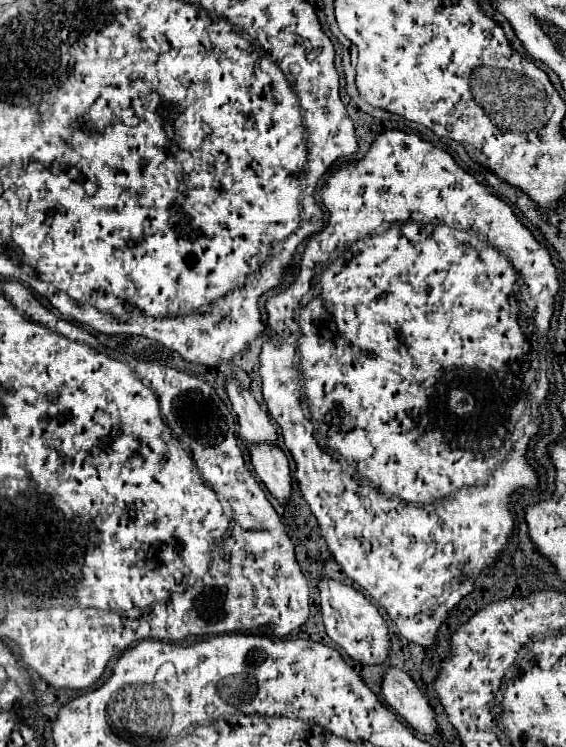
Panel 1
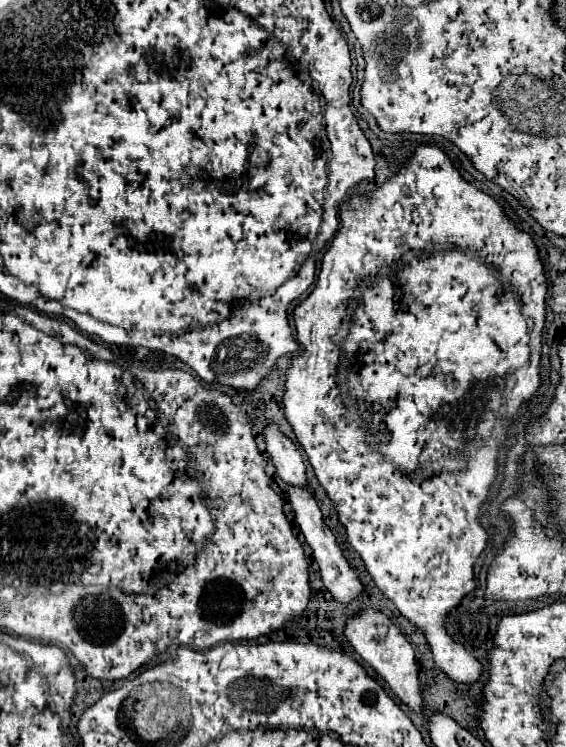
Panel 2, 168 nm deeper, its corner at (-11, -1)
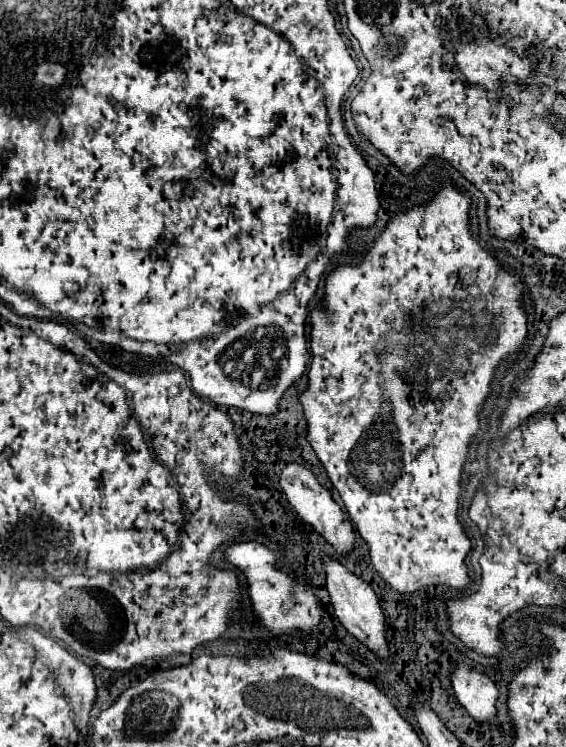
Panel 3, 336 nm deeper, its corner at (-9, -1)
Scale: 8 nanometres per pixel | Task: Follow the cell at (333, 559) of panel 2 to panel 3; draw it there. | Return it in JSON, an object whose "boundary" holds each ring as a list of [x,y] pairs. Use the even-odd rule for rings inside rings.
{"boundary":[[[326,551],[320,553],[324,569],[326,569],[326,589],[330,593],[330,605],[334,607],[336,617],[340,619],[340,623],[354,635],[358,637],[358,641],[362,641],[368,649],[372,649],[374,653],[378,653],[382,659],[390,659],[388,653],[388,643],[386,643],[386,631],[384,631],[384,613],[380,609],[380,603],[376,599],[376,593],[372,591],[372,587],[358,575],[354,575],[352,571],[348,571],[338,559],[330,557]]]}

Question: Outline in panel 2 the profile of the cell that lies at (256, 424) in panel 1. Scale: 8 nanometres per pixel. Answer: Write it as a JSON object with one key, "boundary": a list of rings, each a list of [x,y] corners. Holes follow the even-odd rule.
{"boundary":[[[276,425],[266,427],[264,437],[266,437],[266,451],[272,455],[278,477],[286,485],[302,487],[302,489],[306,489],[308,493],[314,495],[314,489],[308,487],[306,467],[304,467],[302,455],[298,453],[296,445],[280,429],[276,429]]]}

